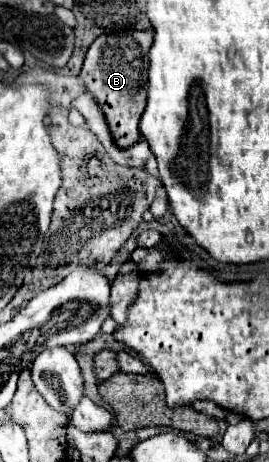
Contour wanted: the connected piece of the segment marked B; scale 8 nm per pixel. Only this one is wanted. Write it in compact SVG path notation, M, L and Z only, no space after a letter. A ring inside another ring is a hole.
M131 31L131 33L119 33L119 35L101 35L93 41L93 45L87 51L83 69L81 69L81 81L85 83L87 91L99 101L103 115L107 117L107 125L111 129L111 137L115 145L121 149L127 149L135 145L135 141L141 137L139 133L139 119L147 107L147 59L145 53L149 53L153 41L153 31Z

